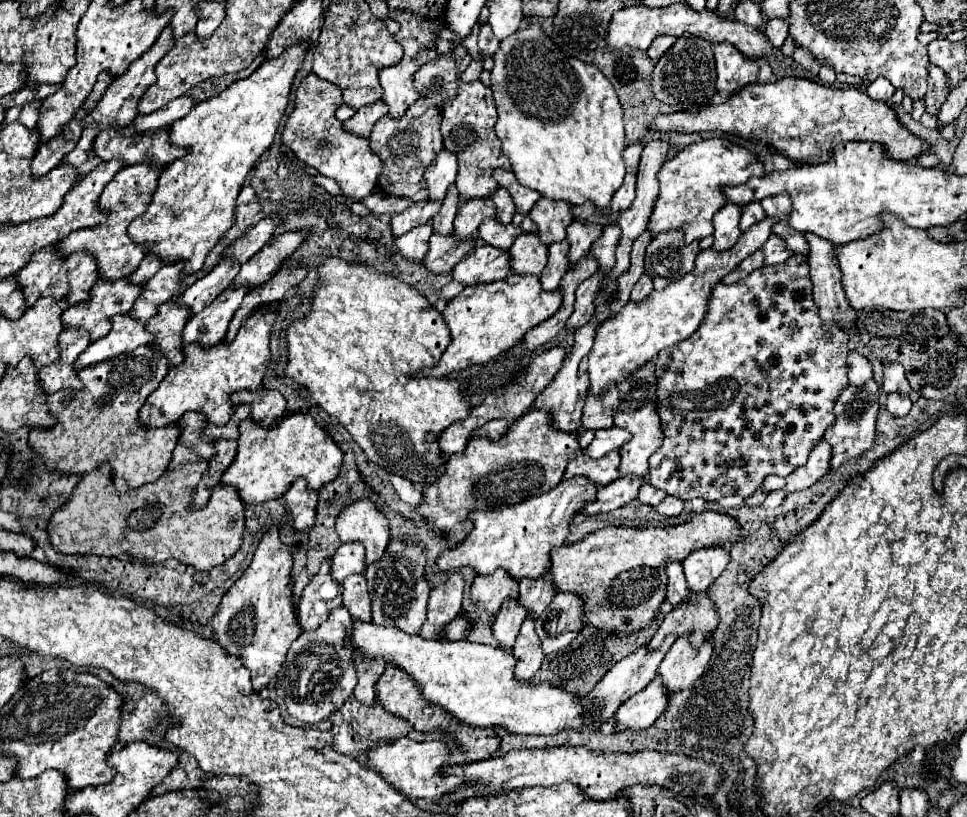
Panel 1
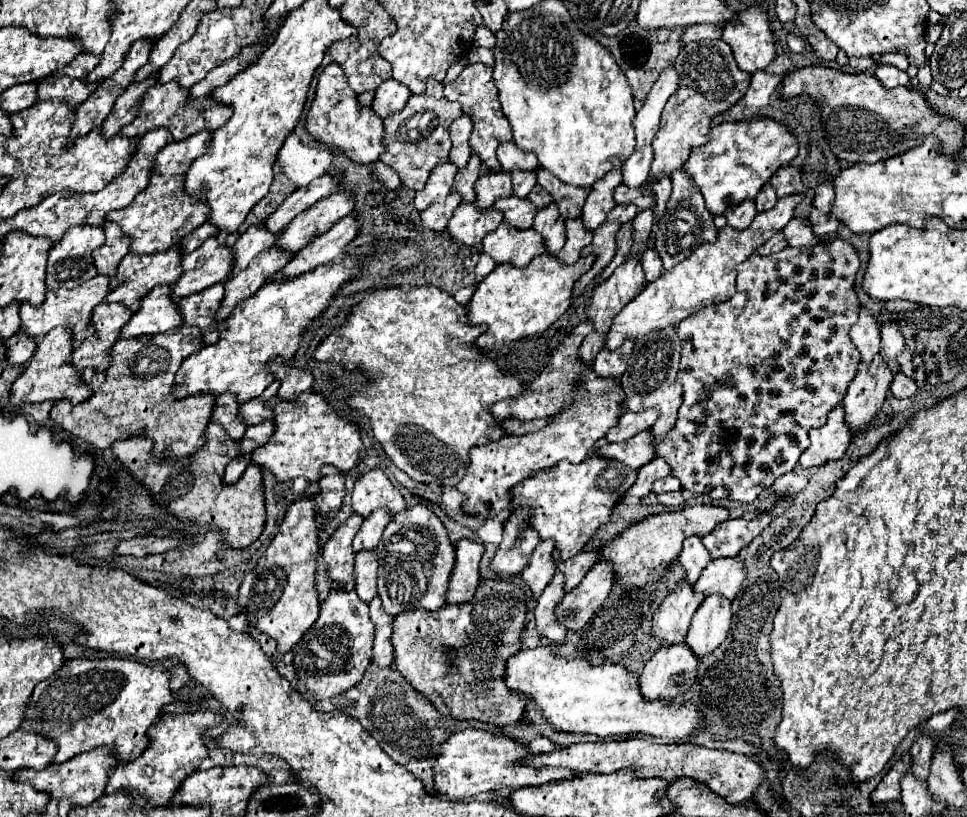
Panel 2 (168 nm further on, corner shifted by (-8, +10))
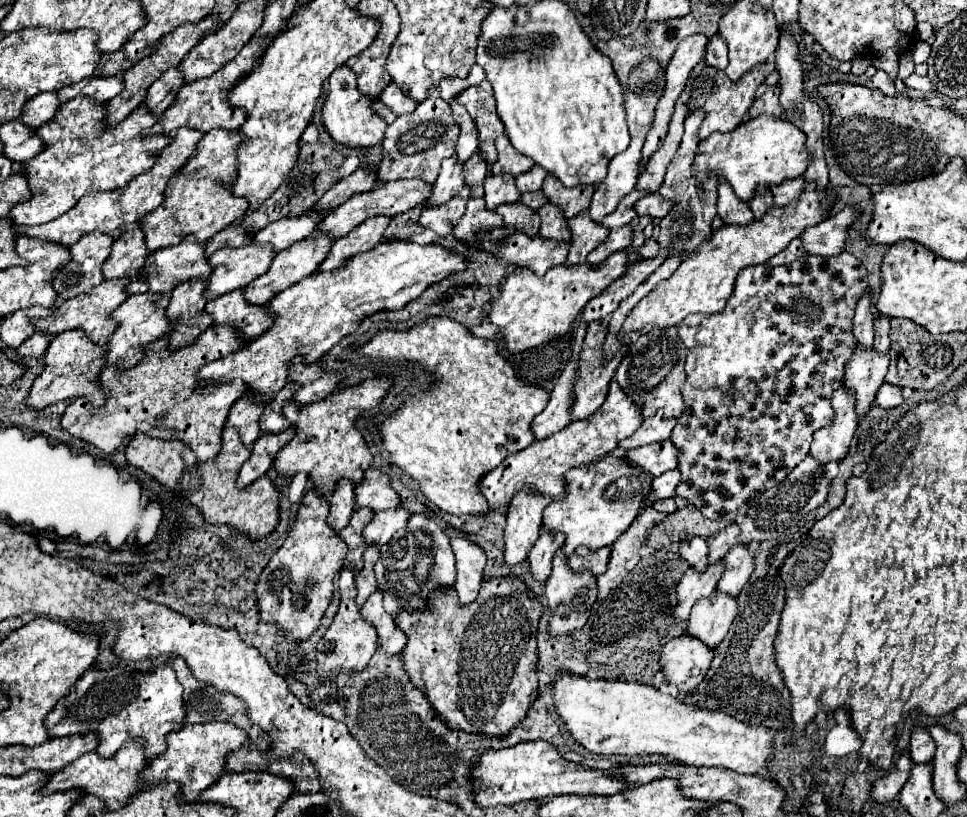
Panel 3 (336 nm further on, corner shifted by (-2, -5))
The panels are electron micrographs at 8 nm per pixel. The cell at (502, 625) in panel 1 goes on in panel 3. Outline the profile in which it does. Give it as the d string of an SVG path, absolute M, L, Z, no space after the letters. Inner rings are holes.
M546 530L540 532L540 538L536 540L532 552L528 554L530 574L538 582L546 582L552 570L552 556L562 546L562 536L550 536Z

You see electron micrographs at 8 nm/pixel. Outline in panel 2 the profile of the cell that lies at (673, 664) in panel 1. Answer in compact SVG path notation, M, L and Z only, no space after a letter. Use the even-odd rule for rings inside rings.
M718 593L708 595L694 613L684 643L698 657L704 657L726 639L732 623L730 619L732 619L730 601L726 597L720 597Z

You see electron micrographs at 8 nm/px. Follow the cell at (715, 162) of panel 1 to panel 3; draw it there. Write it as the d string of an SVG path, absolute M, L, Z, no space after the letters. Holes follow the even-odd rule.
M758 116L754 120L742 122L734 132L714 132L708 140L700 142L700 152L694 160L694 178L702 184L712 176L718 180L726 180L742 202L750 202L756 194L756 188L770 188L772 184L780 184L786 178L798 178L804 174L808 166L808 150L804 146L806 136L794 124L772 118Z

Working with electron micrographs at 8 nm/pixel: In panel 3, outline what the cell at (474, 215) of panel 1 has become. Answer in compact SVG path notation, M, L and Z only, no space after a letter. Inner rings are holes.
M488 176L484 180L484 200L488 210L496 210L500 204L518 202L520 194L514 186L514 176Z

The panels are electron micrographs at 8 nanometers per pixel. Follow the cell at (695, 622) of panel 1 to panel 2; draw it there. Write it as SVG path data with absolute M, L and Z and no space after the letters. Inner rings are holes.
M740 555L724 557L724 559L714 559L708 563L698 583L694 585L694 589L704 595L720 593L726 599L734 599L744 579L746 579L746 567Z

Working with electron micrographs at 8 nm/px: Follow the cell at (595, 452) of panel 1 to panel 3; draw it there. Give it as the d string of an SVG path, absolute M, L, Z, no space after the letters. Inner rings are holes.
M654 416L654 418L646 418L642 422L642 426L626 440L622 440L618 446L624 450L632 450L650 442L660 442L670 438L672 428L676 426L676 420L664 420L662 416Z

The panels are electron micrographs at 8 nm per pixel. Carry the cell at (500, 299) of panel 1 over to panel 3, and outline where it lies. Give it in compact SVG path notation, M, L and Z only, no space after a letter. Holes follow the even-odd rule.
M616 252L598 266L554 266L544 276L536 276L528 268L516 268L512 274L506 276L504 284L500 286L500 294L492 298L492 308L486 318L494 326L498 326L500 334L504 336L504 348L508 352L524 352L556 336L564 336L578 312L586 306L586 302L604 292L616 278L624 276L626 266L626 252Z

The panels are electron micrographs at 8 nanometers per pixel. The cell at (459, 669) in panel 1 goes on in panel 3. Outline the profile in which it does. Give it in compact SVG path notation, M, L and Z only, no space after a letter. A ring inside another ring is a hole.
M558 670L558 676L552 684L552 700L554 710L566 724L572 738L588 752L594 754L664 754L670 760L678 760L682 764L694 766L722 766L734 770L738 774L756 774L768 762L772 750L774 730L768 728L752 728L724 712L708 712L672 698L652 686L626 682L626 680L590 680L586 676L576 676L570 672Z

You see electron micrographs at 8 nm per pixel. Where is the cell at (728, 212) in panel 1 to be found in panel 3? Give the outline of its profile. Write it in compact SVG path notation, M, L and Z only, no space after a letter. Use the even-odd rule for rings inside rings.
M718 184L718 216L724 224L734 226L750 226L754 222L754 214L748 204L742 204L734 192L730 192L728 184Z

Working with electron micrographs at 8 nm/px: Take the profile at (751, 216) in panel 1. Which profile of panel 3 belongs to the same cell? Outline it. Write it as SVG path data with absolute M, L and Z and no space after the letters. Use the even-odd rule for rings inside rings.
M766 192L766 196L762 196L762 198L756 196L754 202L750 202L750 210L754 212L756 220L760 220L772 206L774 206L774 202L772 202L772 194L770 192Z

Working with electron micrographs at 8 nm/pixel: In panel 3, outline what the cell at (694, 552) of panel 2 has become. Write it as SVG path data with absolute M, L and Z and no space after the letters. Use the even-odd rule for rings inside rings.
M694 536L694 538L688 538L688 540L680 542L680 556L688 562L688 566L692 566L696 570L702 570L702 572L708 568L706 552L708 552L706 542L700 536Z

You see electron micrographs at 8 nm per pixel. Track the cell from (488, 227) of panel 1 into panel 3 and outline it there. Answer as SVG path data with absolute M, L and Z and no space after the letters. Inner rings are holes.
M514 202L514 204L500 204L496 208L496 212L504 218L504 226L506 228L514 228L516 232L534 236L538 234L538 214L534 210L530 210L528 206L524 206L522 202Z

